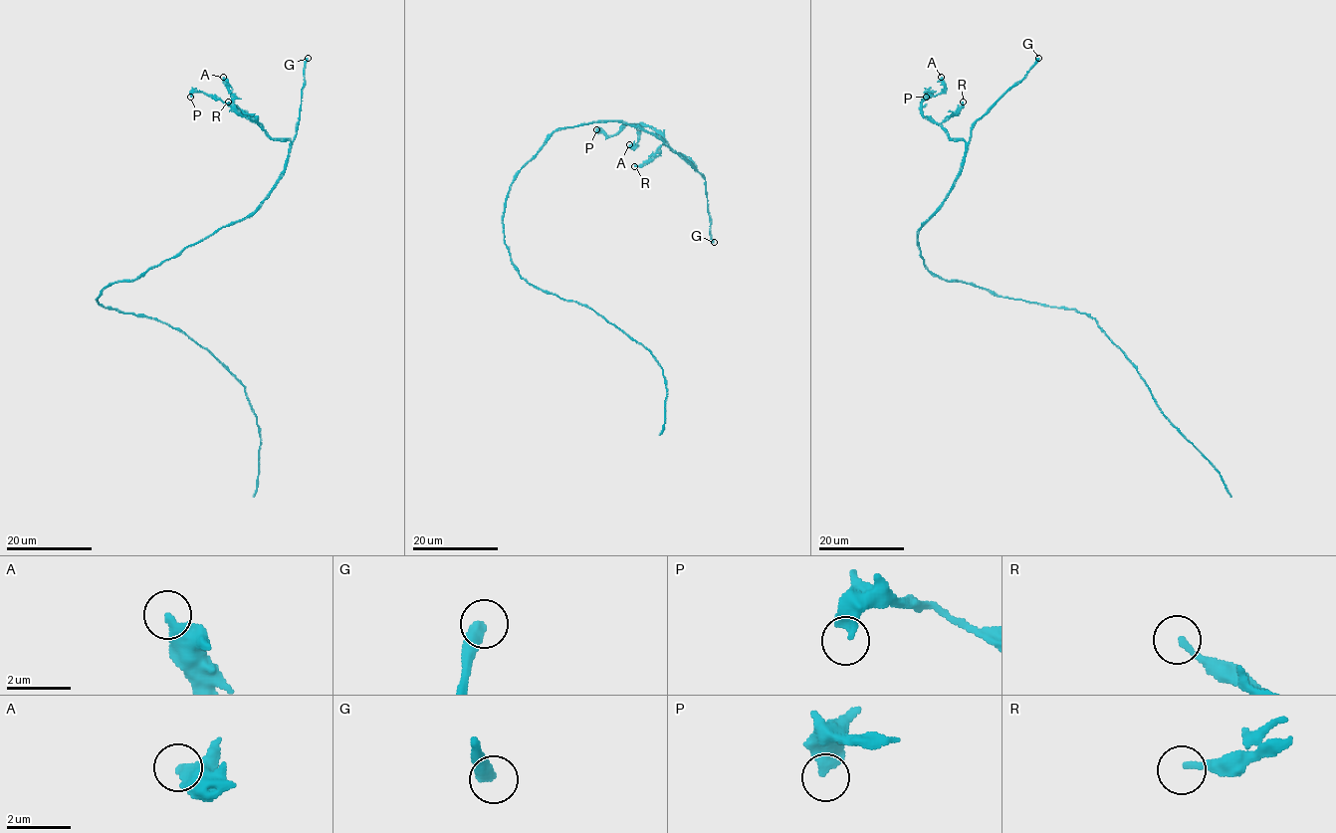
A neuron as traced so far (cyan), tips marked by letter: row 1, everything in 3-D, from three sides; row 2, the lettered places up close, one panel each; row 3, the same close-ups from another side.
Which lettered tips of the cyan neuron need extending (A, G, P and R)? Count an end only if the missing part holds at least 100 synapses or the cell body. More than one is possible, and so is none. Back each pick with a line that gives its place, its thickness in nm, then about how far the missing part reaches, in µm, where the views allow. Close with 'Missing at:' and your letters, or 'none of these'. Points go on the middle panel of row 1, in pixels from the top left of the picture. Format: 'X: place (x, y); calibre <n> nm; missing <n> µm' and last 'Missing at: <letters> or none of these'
G: place (714, 242); calibre 440 nm; missing 130 µm
Missing at: G

